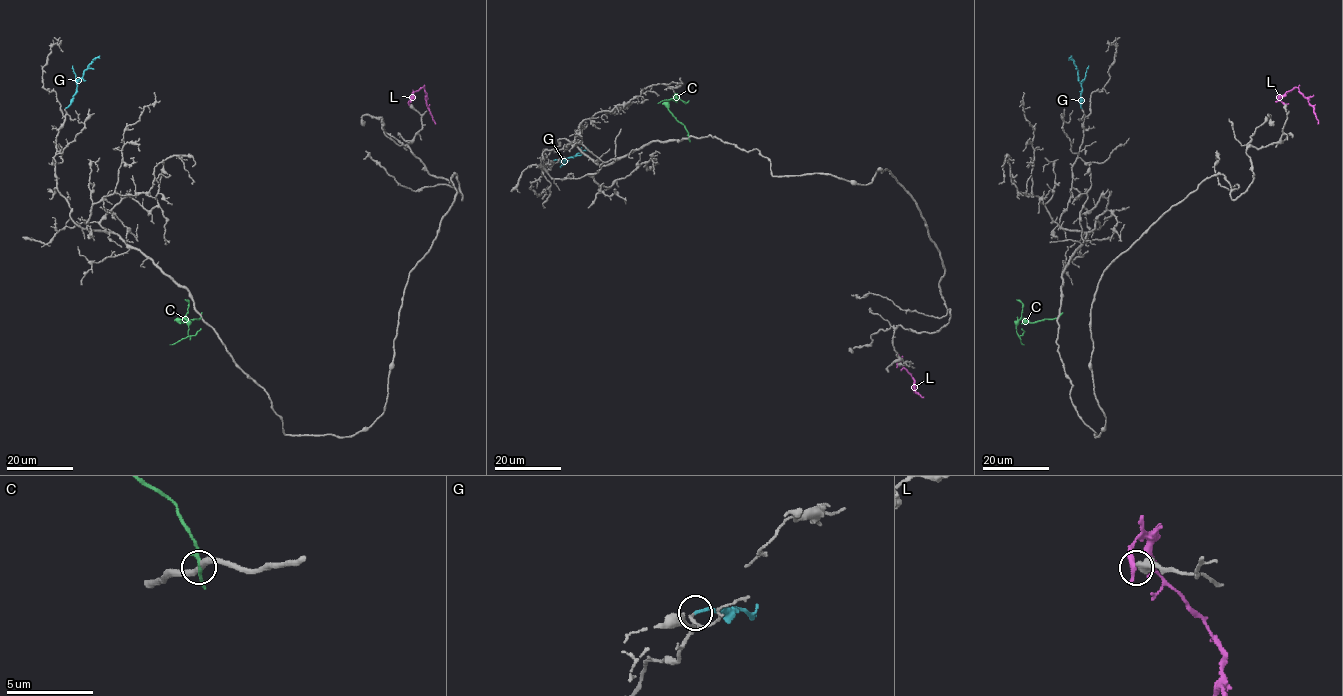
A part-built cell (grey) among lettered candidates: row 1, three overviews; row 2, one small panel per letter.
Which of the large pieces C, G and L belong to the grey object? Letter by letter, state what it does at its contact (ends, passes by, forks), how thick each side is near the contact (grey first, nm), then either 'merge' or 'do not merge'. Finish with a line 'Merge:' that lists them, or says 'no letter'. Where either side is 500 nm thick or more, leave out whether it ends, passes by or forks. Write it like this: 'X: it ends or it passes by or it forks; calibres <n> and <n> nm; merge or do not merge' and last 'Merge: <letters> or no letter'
C: it passes by; calibres 320 and 180 nm; do not merge
G: it ends; calibres 180 and 160 nm; merge
L: calibres 550 and 420 nm; do not merge
Merge: G

